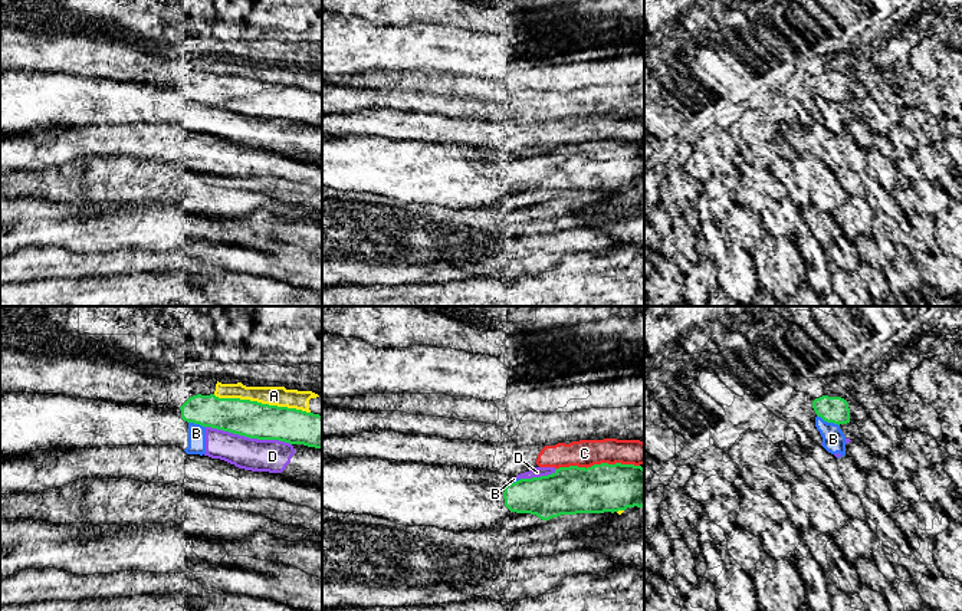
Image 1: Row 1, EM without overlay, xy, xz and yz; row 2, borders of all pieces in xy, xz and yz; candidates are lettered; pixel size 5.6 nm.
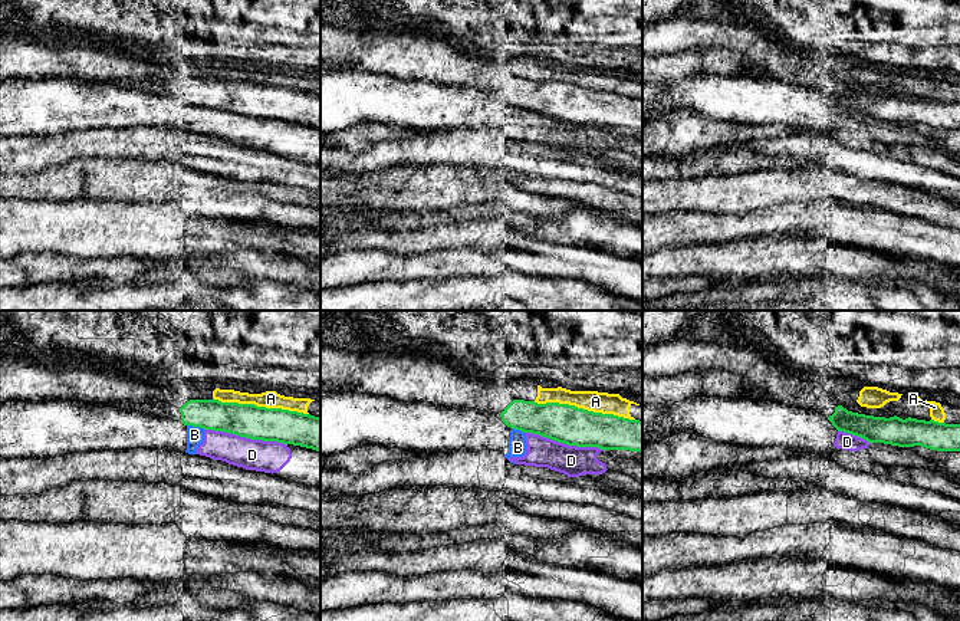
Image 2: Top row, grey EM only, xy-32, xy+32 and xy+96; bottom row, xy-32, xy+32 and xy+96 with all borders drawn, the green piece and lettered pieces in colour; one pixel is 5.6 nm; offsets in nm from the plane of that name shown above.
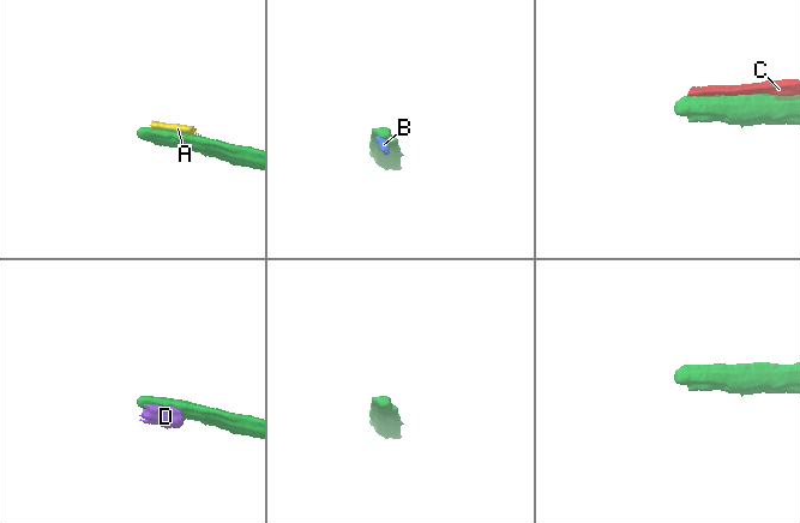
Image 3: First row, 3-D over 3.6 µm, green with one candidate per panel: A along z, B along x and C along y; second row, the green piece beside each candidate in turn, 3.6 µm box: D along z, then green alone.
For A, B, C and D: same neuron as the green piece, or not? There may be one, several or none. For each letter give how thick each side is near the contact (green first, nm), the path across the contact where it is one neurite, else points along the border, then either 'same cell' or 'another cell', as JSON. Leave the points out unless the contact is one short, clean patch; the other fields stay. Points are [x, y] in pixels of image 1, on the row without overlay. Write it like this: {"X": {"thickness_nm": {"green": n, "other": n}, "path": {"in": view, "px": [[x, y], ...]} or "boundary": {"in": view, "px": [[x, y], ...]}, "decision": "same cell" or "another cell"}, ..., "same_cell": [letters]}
{"A": {"thickness_nm": {"green": 200, "other": 110}, "decision": "another cell"}, "B": {"thickness_nm": {"green": 150, "other": 130}, "decision": "another cell"}, "C": {"thickness_nm": {"green": 280, "other": 160}, "decision": "another cell"}, "D": {"thickness_nm": {"green": 200, "other": 180}, "decision": "another cell"}, "same_cell": []}

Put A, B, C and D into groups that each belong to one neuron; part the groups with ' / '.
A / B D / C

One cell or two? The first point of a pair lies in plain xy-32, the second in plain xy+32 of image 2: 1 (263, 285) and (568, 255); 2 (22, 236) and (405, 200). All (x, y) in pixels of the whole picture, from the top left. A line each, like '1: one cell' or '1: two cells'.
1: two cells
2: two cells

